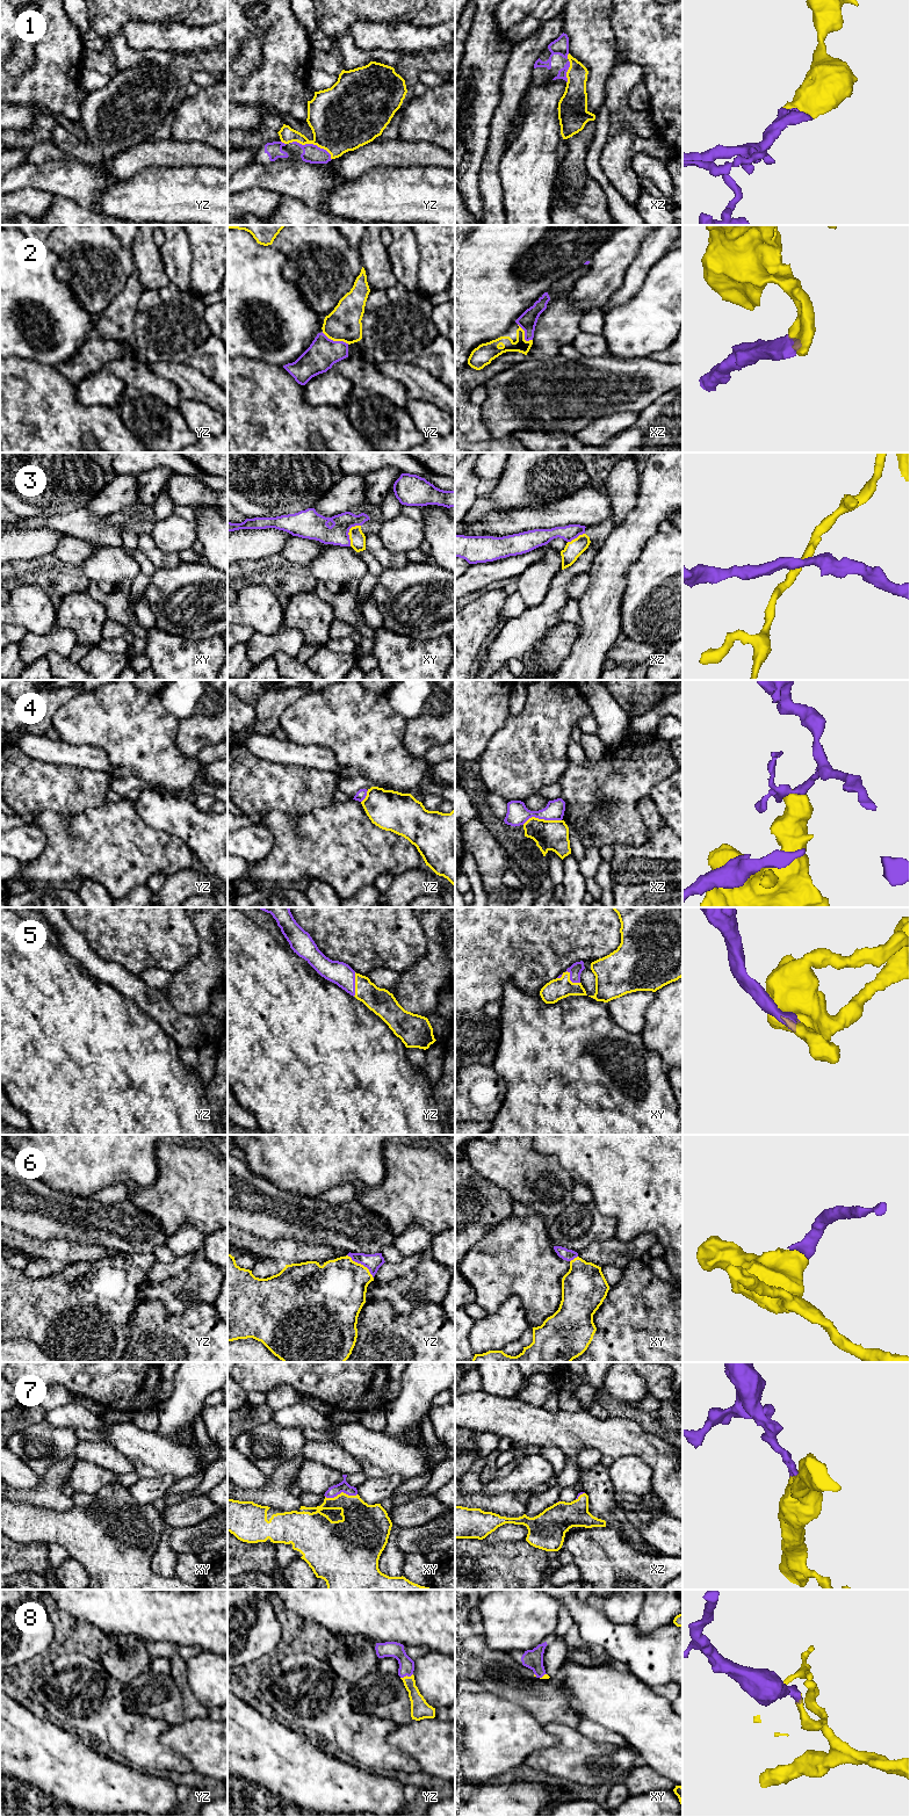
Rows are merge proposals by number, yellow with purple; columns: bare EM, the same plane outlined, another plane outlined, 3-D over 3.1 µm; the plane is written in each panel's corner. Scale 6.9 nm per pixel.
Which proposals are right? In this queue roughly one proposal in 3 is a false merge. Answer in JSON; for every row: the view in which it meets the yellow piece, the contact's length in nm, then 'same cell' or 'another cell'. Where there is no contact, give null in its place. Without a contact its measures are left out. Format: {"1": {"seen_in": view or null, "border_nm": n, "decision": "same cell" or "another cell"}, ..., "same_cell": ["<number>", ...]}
{"1": {"seen_in": "yz", "border_nm": 320, "decision": "same cell"}, "2": {"seen_in": "yz", "border_nm": 200, "decision": "another cell"}, "3": {"seen_in": "xy", "border_nm": 170, "decision": "another cell"}, "4": {"seen_in": "xz", "border_nm": 280, "decision": "another cell"}, "5": {"seen_in": "yz", "border_nm": 170, "decision": "same cell"}, "6": {"seen_in": "yz", "border_nm": 240, "decision": "same cell"}, "7": {"seen_in": "xy", "border_nm": 220, "decision": "same cell"}, "8": {"seen_in": "yz", "border_nm": 90, "decision": "same cell"}, "same_cell": ["1", "5", "6", "7", "8"]}

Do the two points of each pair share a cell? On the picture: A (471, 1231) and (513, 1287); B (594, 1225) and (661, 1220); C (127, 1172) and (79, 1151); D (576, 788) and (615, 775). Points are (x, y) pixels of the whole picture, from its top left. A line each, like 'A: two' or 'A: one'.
A: two
B: two
C: one
D: one

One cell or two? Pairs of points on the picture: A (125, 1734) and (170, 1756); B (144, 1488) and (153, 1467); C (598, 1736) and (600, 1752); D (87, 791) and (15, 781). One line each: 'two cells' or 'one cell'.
A: one cell
B: two cells
C: two cells
D: one cell

